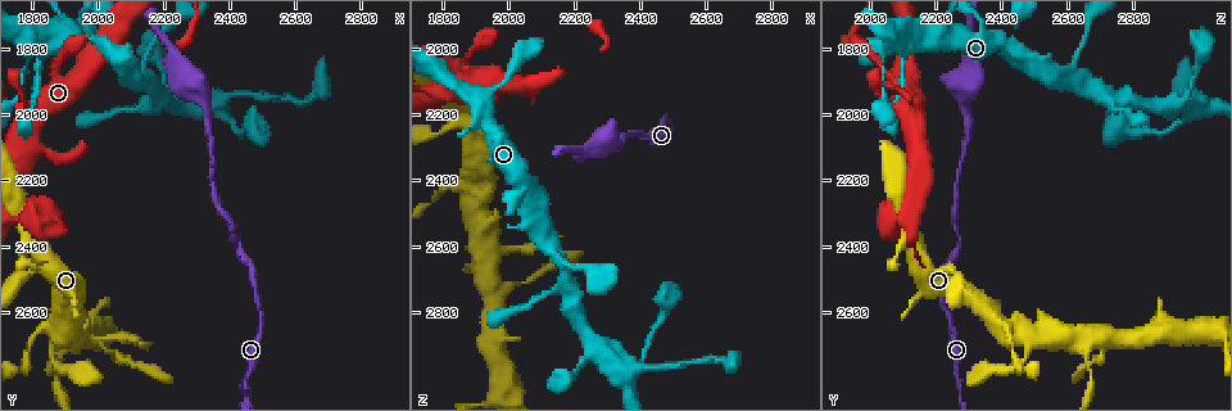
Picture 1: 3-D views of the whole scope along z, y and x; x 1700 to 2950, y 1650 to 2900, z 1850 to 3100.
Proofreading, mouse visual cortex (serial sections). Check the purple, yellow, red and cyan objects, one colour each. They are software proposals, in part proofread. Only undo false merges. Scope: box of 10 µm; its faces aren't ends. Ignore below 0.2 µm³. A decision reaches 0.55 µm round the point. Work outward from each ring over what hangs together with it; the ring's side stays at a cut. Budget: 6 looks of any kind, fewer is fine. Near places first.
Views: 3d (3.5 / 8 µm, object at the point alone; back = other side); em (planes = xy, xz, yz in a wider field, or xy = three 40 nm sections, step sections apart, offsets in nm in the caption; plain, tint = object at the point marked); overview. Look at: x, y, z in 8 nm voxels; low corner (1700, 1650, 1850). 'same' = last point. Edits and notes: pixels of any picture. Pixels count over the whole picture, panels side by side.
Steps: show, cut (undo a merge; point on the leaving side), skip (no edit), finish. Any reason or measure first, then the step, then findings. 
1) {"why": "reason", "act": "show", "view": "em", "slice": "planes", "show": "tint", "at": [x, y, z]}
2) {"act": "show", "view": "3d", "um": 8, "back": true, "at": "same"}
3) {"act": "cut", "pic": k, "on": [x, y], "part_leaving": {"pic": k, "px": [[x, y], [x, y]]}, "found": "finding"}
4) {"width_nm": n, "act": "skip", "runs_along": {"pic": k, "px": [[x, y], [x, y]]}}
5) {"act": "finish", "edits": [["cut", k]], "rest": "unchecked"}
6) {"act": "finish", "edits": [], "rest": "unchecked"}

{"why": "three arms meet", "act": "show", "view": "3d", "um": 3.5, "at": [2130, 1890, 2600]}

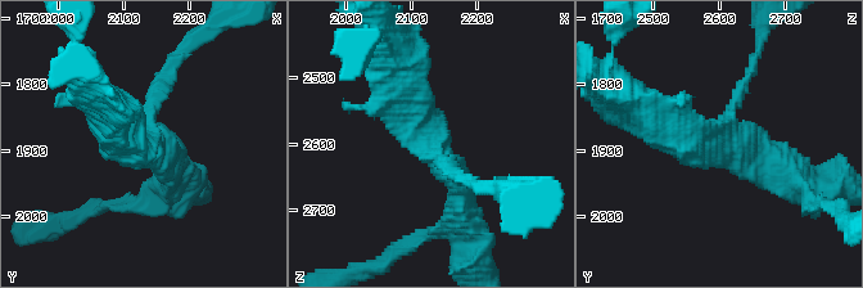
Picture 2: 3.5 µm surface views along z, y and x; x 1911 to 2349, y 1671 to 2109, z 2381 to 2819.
{"arms": 3, "arm_widths_nm": [150, 300, 500], "why": "shape alone is not enough", "act": "show", "view": "em", "slice": "xy", "step": 5, "show": "tint", "at": [2130, 1890, 2600]}

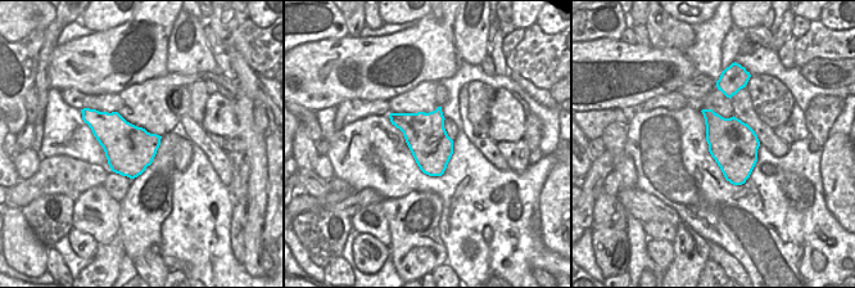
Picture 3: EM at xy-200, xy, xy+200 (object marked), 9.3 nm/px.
{"act": "skip", "runs_along": {"pic": 2, "px": [[398, 80], [462, 192], [462, 215]]}, "found": "one cell here"}

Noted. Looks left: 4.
{"why": "thick turns thin", "act": "show", "view": "3d", "um": 3.5, "back": true, "at": [2320, 1960, 2290]}

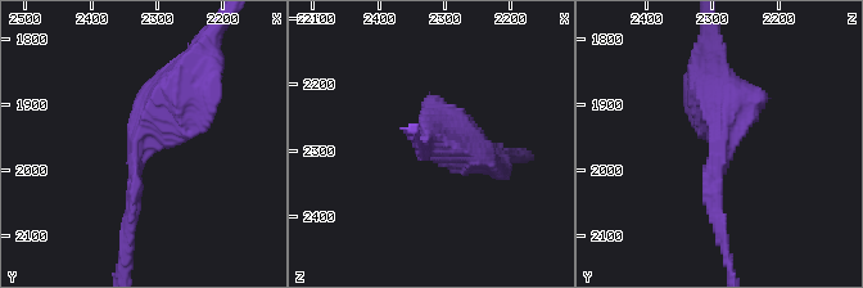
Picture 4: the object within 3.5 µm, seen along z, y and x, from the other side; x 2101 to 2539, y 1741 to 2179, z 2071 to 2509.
{"why": "shape alone is not enough", "act": "show", "view": "em", "slice": "xy", "step": 5, "show": "tint", "at": [2320, 1960, 2285]}

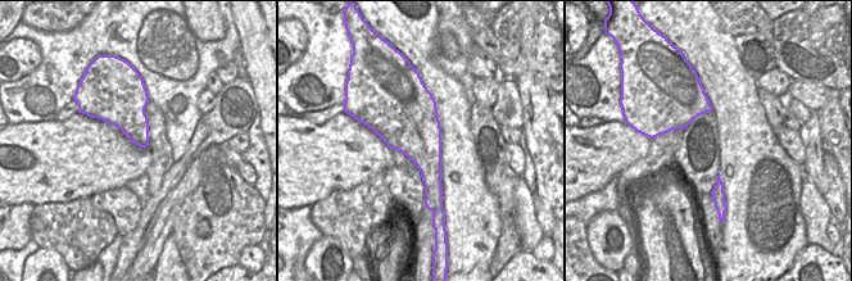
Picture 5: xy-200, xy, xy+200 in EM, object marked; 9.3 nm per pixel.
{"why": "cut it another way", "act": "show", "view": "em", "slice": "xy", "step": 2, "show": "tint", "at": "same"}

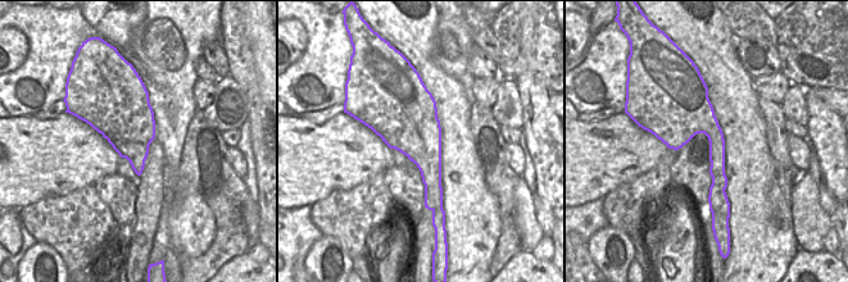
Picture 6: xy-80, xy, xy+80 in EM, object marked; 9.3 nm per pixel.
{"act": "skip", "found": "all the same cell"}

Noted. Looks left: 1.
{"act": "finish", "edits": [], "rest": "unchecked"}

